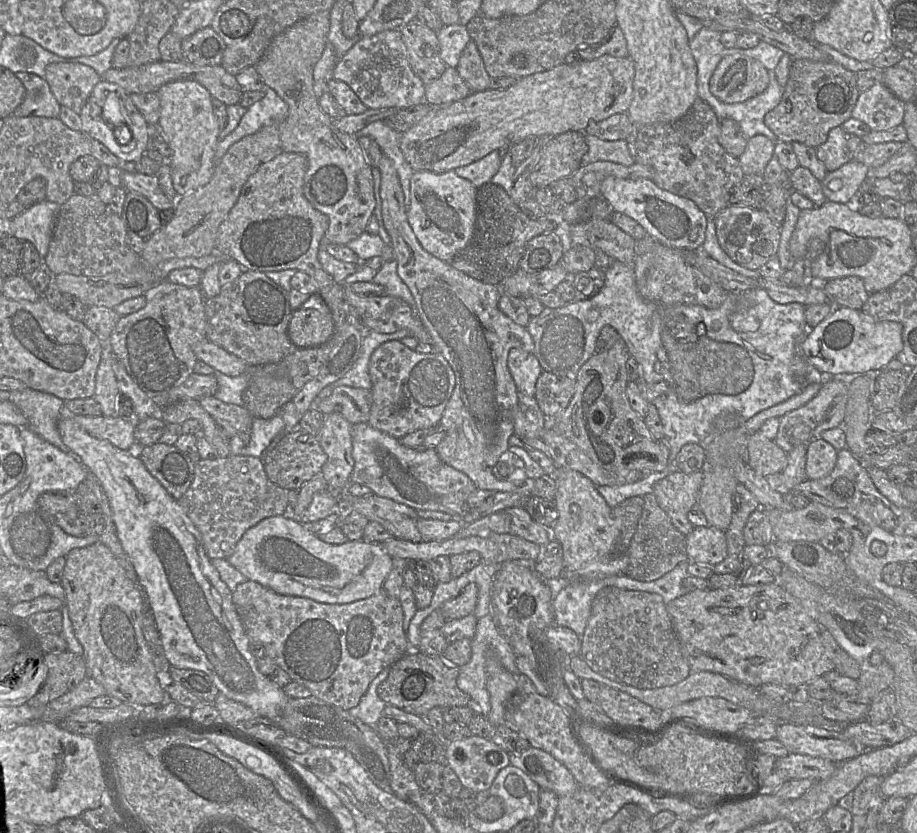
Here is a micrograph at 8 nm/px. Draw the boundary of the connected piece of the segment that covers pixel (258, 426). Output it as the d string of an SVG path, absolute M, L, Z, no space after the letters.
M281 414L268 419L253 418L250 441L241 450L241 454L260 458L274 437L283 429L284 420Z

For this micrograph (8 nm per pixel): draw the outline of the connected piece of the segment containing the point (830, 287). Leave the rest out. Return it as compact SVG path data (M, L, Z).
M855 276L825 281L822 288L834 307L860 310L870 295L865 290L863 281Z

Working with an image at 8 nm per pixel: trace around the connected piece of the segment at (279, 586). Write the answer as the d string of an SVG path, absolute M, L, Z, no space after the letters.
M291 514L268 517L249 528L227 560L248 580L255 581L278 594L305 597L326 604L348 604L371 597L383 590L384 581L393 566L393 558L380 544L364 540L348 540L338 545L326 543L306 530L299 519Z

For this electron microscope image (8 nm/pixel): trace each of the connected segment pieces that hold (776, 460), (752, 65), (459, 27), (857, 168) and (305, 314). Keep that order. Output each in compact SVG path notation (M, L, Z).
M759 430L748 437L747 463L757 474L766 477L781 473L787 461L787 453Z
M728 55L719 62L709 88L724 103L740 103L762 93L768 84L768 70L758 60Z
M460 23L444 25L437 33L441 59L447 67L456 68L462 51L471 40L466 26Z
M851 160L839 169L827 172L820 181L824 197L827 201L854 205L868 171L866 165Z
M298 308L291 314L288 337L296 348L312 348L325 344L332 335L329 313Z

